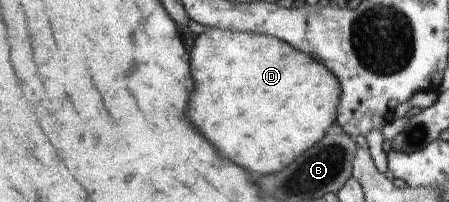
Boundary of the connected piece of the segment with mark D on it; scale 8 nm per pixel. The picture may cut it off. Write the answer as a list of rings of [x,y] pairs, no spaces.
[[[208,27],[199,29],[191,56],[192,70],[195,70],[195,94],[191,96],[189,114],[191,120],[225,158],[243,166],[255,178],[286,169],[325,137],[331,120],[335,122],[335,116],[338,116],[343,94],[338,78],[322,62],[283,42],[283,39]]]

